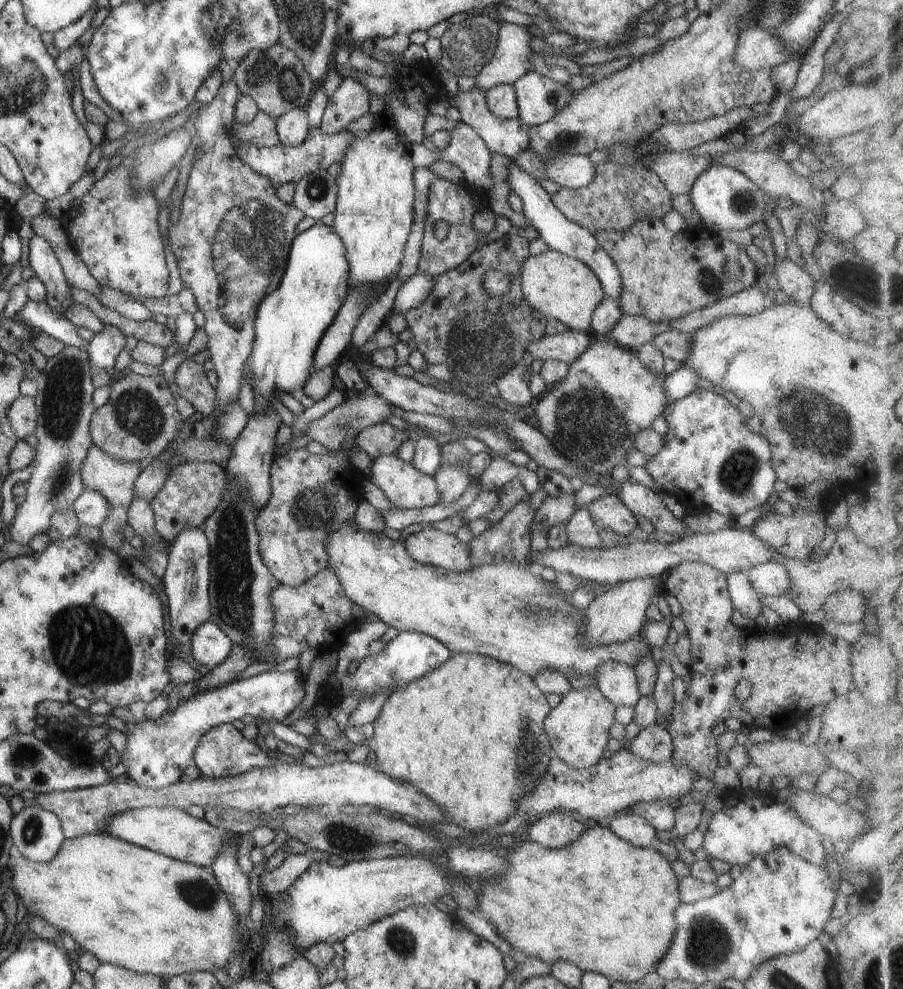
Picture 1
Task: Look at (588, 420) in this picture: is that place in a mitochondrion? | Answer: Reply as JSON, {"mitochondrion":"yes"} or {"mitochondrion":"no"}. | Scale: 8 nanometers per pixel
{"mitochondrion":"yes"}

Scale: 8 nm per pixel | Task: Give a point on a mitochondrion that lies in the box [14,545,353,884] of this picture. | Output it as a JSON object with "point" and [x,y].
{"point":[89,647]}

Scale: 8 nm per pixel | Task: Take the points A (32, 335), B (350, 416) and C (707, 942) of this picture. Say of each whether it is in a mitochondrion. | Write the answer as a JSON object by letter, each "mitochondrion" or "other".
{"A":"other","B":"mitochondrion","C":"mitochondrion"}

